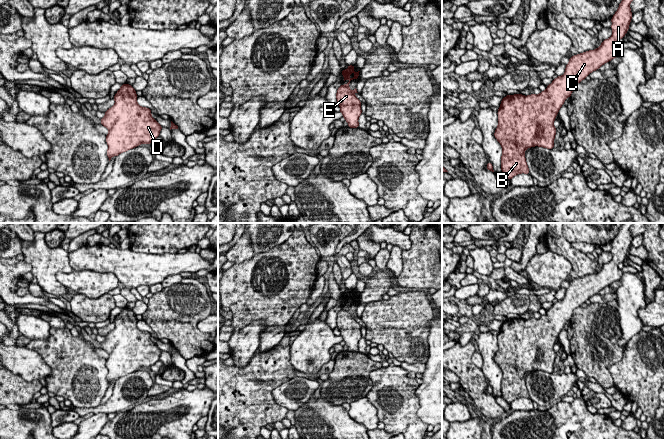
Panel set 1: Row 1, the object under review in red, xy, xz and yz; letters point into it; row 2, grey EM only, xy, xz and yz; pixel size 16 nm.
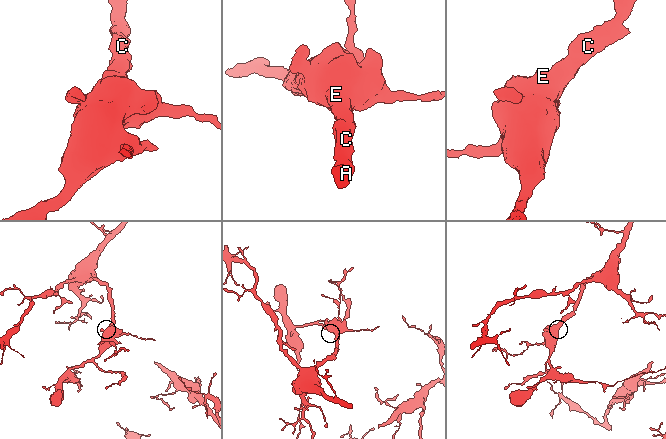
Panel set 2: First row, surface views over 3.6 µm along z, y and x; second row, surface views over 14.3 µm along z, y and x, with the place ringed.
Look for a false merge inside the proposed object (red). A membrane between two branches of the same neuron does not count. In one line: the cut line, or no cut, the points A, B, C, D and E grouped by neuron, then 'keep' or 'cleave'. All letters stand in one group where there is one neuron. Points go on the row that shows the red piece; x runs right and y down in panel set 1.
no cut; A B C D E; keep

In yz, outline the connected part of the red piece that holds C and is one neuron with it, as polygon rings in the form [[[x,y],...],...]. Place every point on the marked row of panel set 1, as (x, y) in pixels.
[[[622,0],[619,4],[611,18],[612,36],[603,40],[599,48],[569,58],[565,73],[554,79],[545,91],[539,95],[507,95],[502,99],[494,136],[502,146],[501,169],[506,178],[511,180],[517,174],[530,174],[524,153],[534,146],[554,148],[557,130],[553,123],[574,86],[606,62],[620,56],[623,46],[618,40],[623,39],[629,29],[632,1]]]

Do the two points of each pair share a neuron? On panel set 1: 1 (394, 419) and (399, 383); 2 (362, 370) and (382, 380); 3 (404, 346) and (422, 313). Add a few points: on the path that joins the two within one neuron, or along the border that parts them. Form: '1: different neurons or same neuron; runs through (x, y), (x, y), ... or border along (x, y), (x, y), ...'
1: same neuron; runs through (398, 410), (404, 400), (404, 396), (400, 392)
2: different neurons; border along (381, 366), (370, 373), (372, 388), (365, 396)
3: same neuron; runs through (404, 337), (404, 327), (413, 318)

